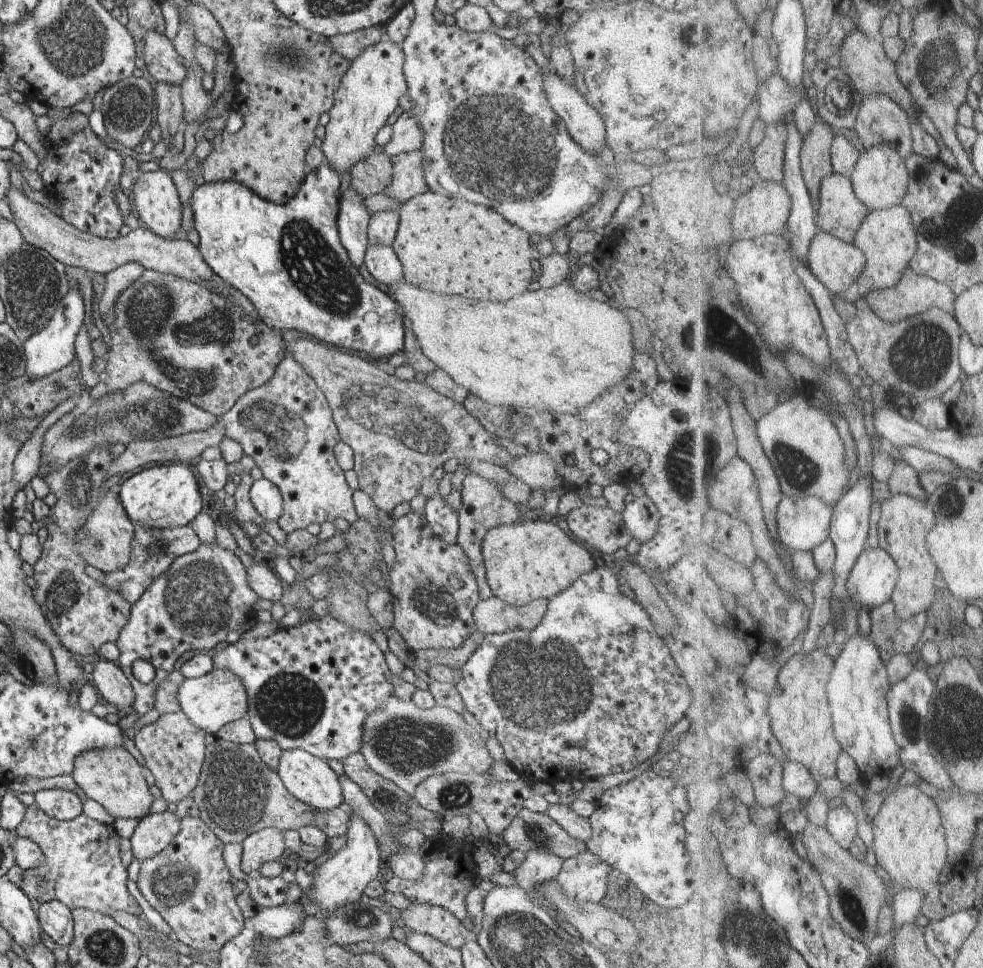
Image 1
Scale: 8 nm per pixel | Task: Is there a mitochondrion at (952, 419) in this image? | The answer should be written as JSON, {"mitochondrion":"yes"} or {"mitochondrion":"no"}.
{"mitochondrion":"no"}

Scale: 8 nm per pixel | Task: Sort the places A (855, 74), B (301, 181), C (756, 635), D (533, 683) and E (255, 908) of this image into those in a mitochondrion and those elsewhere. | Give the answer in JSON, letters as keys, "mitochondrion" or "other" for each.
{"A":"other","B":"other","C":"other","D":"mitochondrion","E":"other"}

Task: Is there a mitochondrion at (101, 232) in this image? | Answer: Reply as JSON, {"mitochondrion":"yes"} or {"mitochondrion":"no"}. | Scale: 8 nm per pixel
{"mitochondrion":"no"}

